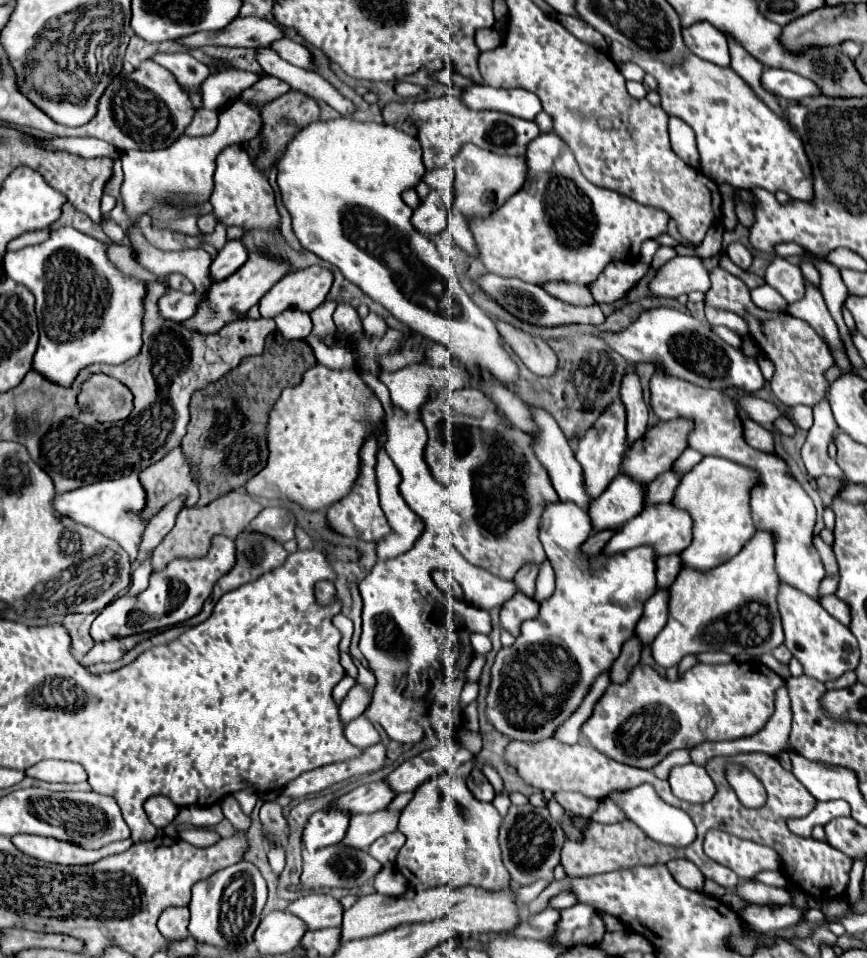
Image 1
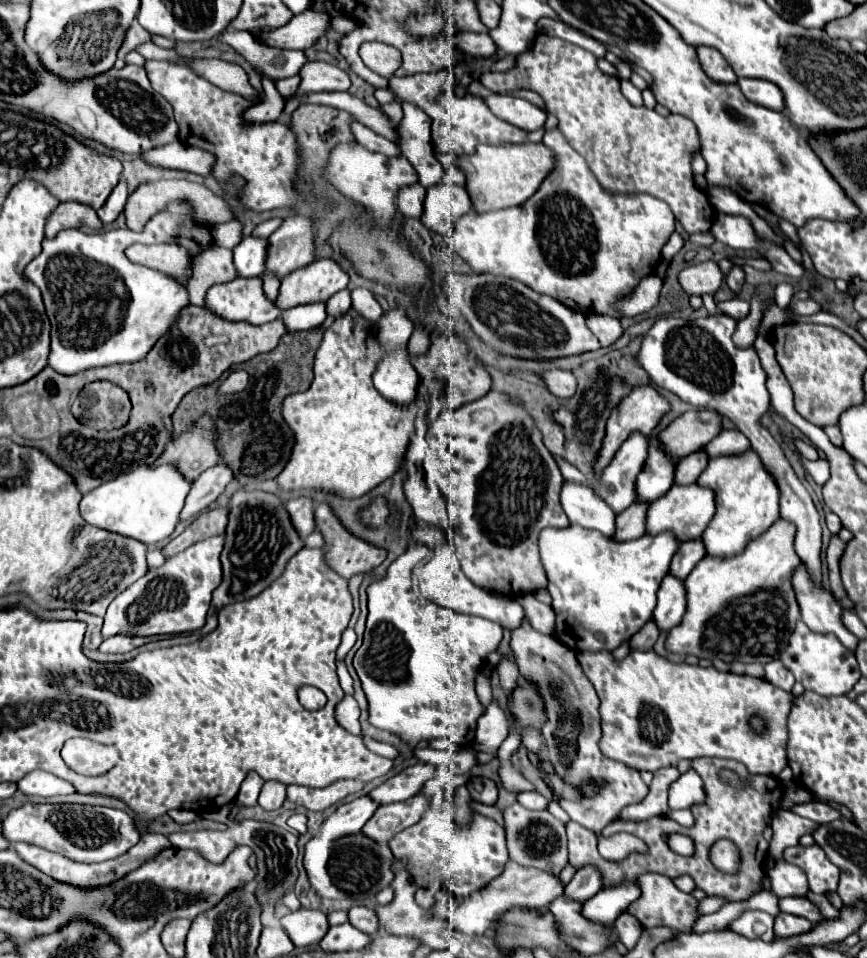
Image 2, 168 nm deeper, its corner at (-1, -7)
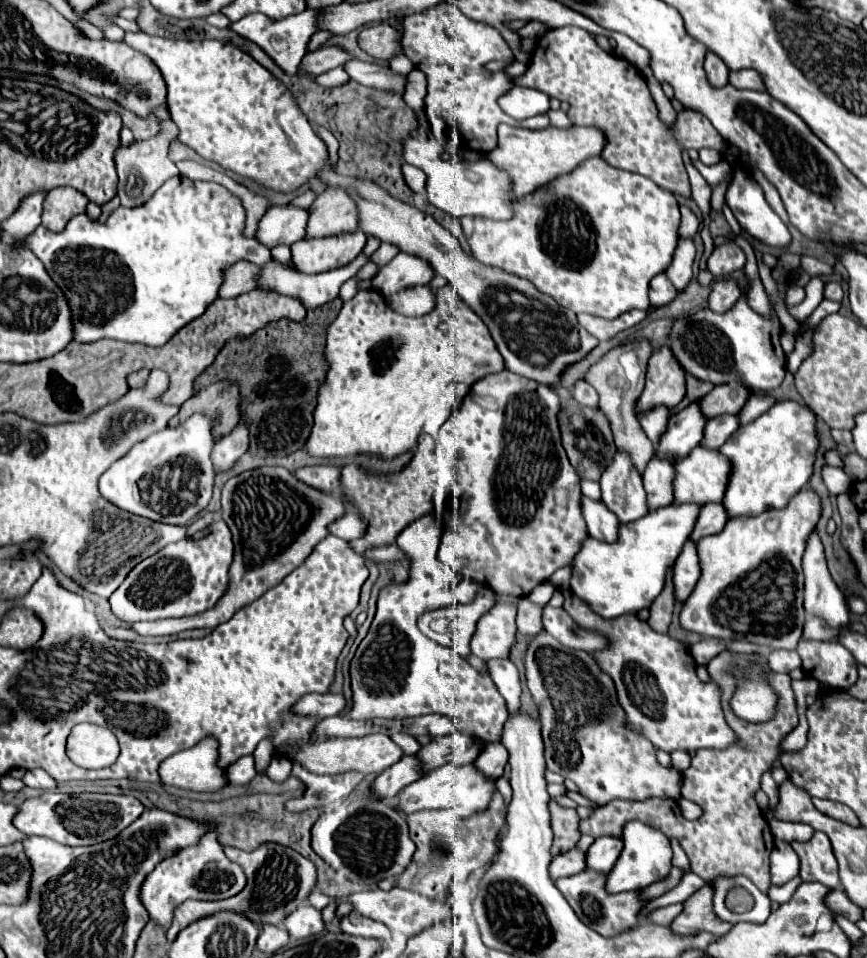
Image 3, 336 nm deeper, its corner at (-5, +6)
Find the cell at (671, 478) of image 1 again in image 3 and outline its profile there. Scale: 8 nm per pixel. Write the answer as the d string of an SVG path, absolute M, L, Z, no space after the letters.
M719 415L717 419L709 419L705 427L705 437L701 443L707 447L719 449L737 429L739 429L737 415Z

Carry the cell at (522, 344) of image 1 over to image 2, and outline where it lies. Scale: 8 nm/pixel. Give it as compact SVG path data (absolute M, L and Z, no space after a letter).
M545 370L539 374L539 378L543 380L543 384L547 386L547 390L555 396L561 396L561 398L569 398L573 396L575 392L575 378L569 370Z

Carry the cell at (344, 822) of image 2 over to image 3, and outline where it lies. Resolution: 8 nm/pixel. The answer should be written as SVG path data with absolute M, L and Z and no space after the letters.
M403 755L393 767L385 769L373 783L373 793L379 799L395 797L403 787L423 775L423 763L417 755Z

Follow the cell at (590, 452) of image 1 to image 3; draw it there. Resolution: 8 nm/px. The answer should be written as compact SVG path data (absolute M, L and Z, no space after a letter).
M669 345L657 349L649 359L645 389L637 401L637 409L645 411L657 405L675 407L685 395L685 371L669 353Z

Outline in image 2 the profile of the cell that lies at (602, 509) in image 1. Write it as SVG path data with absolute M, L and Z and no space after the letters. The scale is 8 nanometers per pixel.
M651 438L649 456L637 478L637 502L633 504L651 504L671 488L675 464L661 450L657 438Z

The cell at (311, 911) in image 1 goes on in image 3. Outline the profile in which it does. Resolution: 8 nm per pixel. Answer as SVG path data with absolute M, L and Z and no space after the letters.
M303 905L297 911L293 911L283 921L283 925L289 931L291 939L307 939L307 937L323 933L323 929L325 929L325 925L321 921L321 913L311 905Z

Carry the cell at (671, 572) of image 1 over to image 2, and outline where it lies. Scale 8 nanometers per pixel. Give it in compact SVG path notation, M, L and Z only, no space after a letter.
M701 538L683 542L683 544L679 546L679 550L673 554L669 574L671 574L671 576L677 576L679 580L685 580L685 578L689 576L689 572L693 570L693 566L695 566L703 556L705 556L705 546L703 546Z

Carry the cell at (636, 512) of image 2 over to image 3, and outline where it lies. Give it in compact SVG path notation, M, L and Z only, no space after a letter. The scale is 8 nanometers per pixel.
M653 455L643 471L643 487L647 491L649 509L673 503L673 461Z

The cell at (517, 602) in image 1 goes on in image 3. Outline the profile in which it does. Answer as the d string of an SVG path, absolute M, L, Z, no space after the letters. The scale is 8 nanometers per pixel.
M543 631L531 639L525 653L525 677L533 701L539 707L549 771L575 781L581 795L599 807L613 799L681 799L681 773L673 767L659 765L653 743L627 727L613 679L599 669L593 655L567 649Z

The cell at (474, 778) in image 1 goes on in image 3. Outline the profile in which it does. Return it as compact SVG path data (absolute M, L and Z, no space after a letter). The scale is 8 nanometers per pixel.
M489 743L489 745L485 745L485 749L475 759L475 765L487 777L497 779L503 775L503 767L505 767L507 759L509 759L509 753L505 751L505 747L501 743Z

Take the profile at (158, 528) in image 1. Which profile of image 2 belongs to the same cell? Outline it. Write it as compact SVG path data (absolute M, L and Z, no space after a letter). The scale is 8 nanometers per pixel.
M217 464L203 472L191 486L189 496L185 500L185 506L181 510L181 522L185 522L189 516L205 510L215 498L225 490L225 486L231 482L231 470L223 464Z

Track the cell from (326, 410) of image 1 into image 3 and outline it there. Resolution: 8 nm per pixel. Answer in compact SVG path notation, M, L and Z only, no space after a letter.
M443 285L435 293L437 305L423 317L405 317L393 311L385 297L375 289L363 289L345 301L337 319L327 329L327 361L329 373L319 389L319 405L313 413L315 425L307 439L307 451L315 457L345 457L355 453L371 453L379 457L401 455L417 443L429 411L449 411L461 403L469 387L487 373L505 369L503 357L487 329L487 325L465 305L465 301Z

